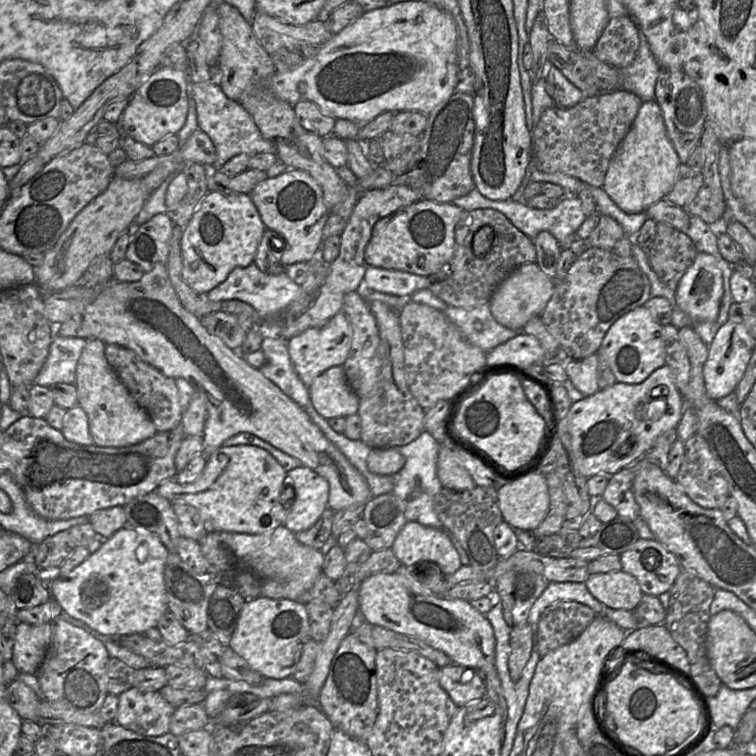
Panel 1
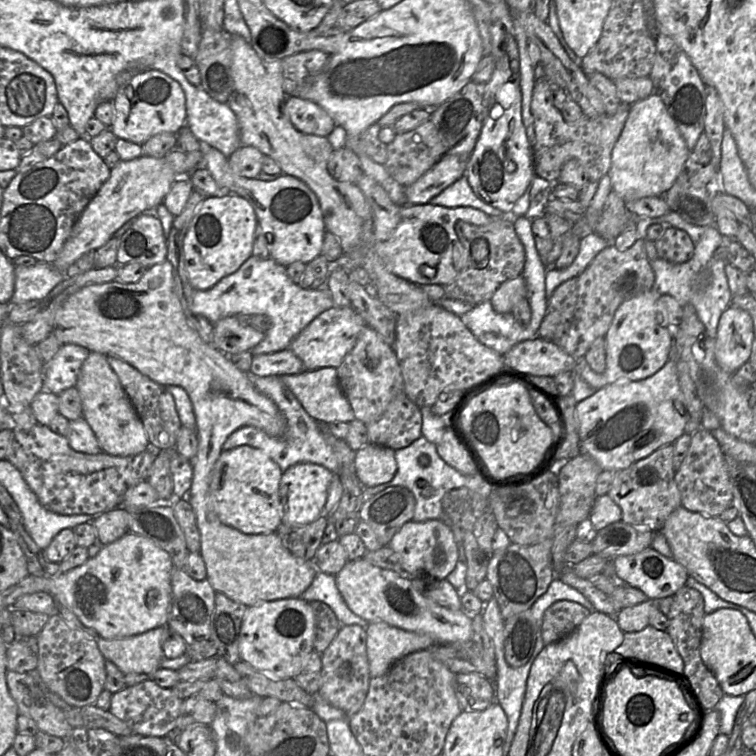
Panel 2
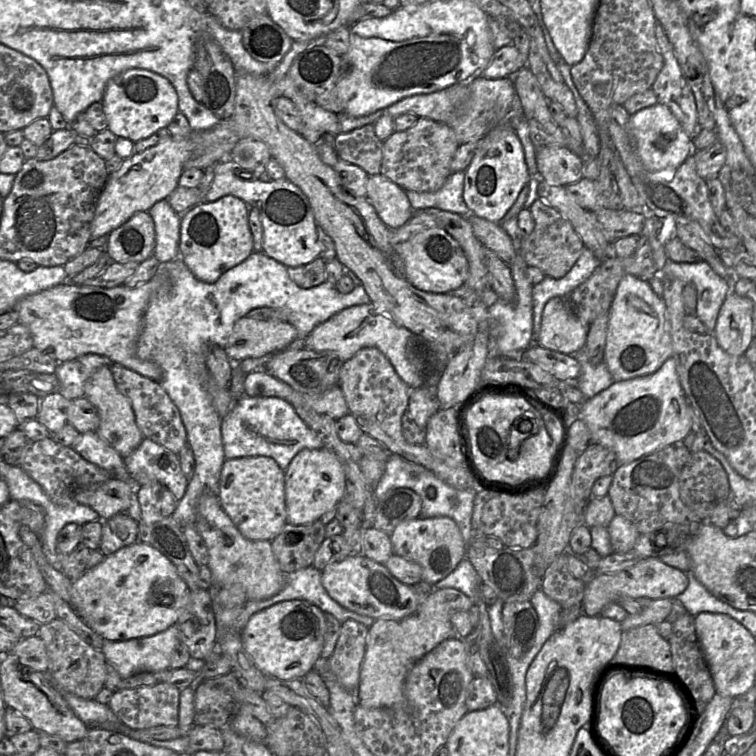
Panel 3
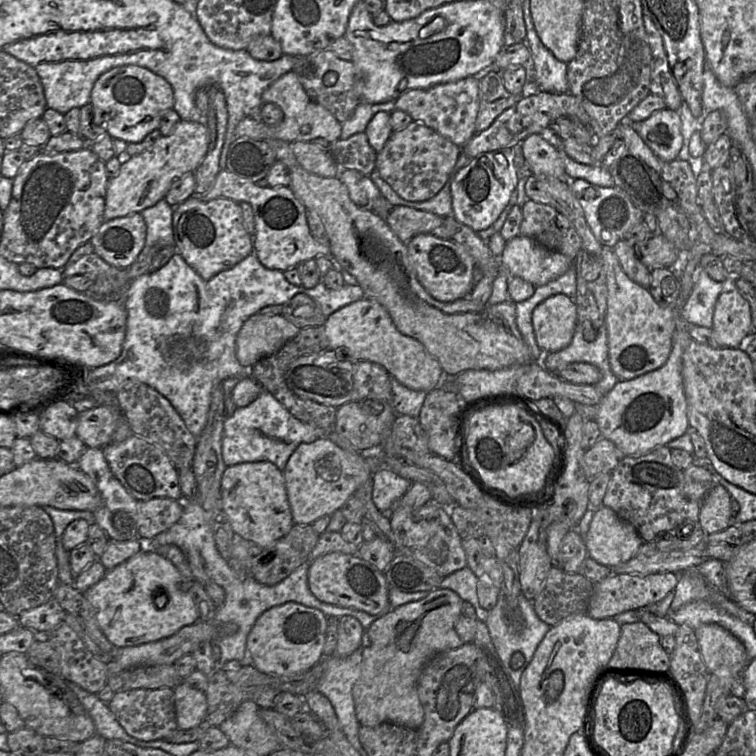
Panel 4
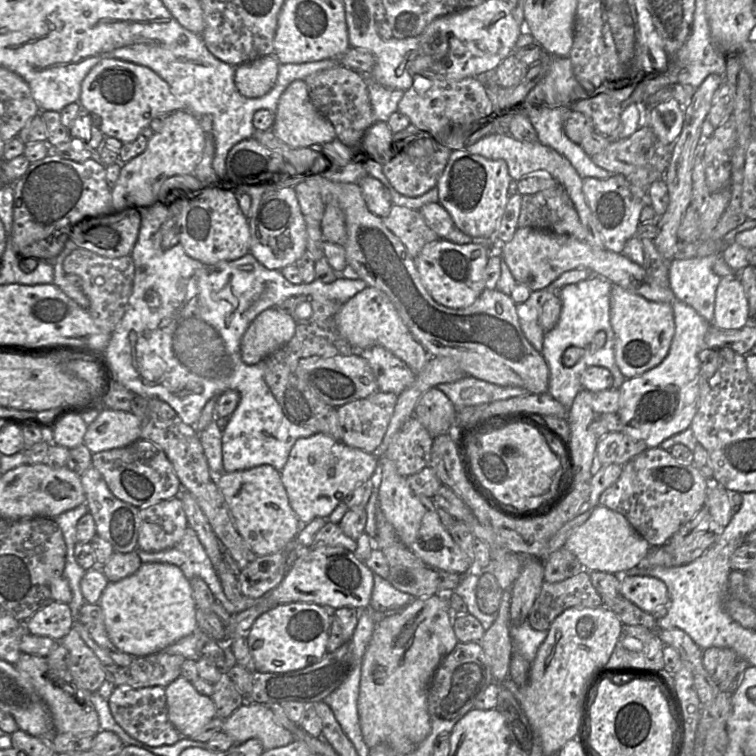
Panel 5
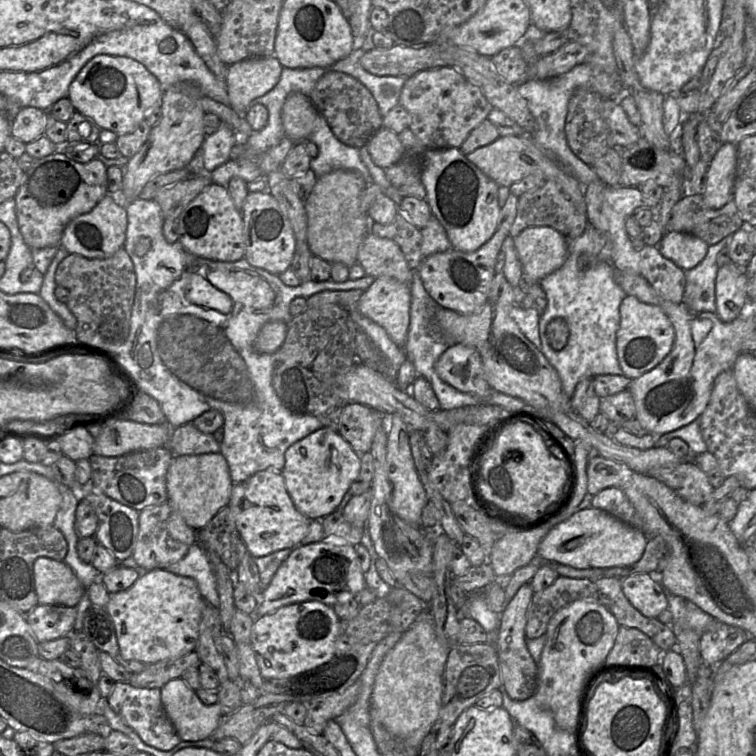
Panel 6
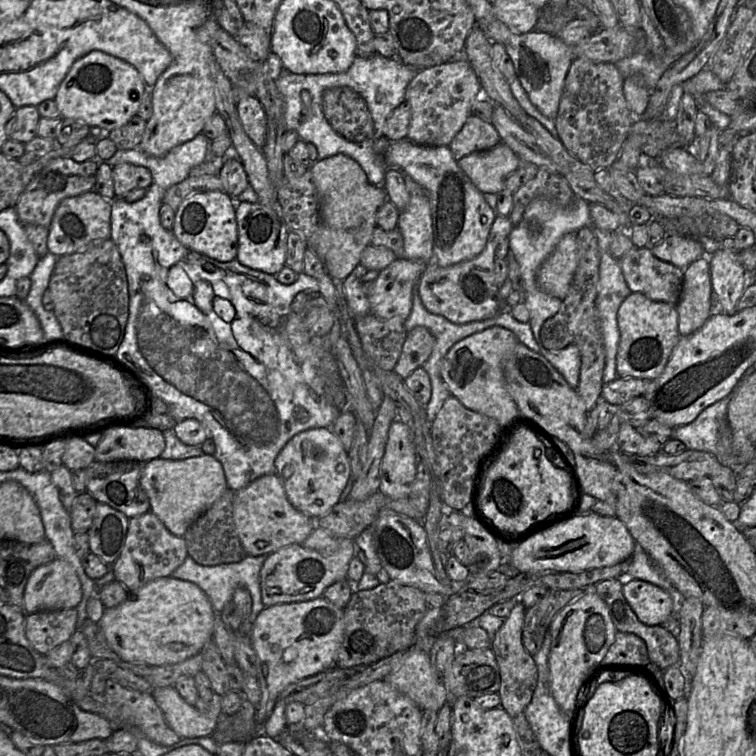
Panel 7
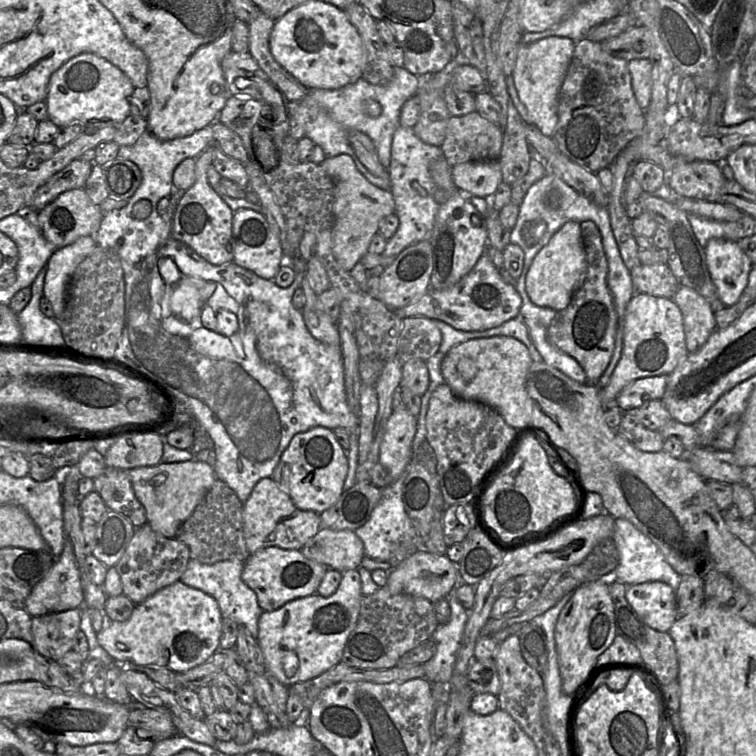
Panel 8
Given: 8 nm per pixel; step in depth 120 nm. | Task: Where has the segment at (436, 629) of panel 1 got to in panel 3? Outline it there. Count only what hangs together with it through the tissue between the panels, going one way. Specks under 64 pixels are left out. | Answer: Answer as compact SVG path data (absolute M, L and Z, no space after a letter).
M352 554L328 564L321 571L321 583L329 596L342 607L375 620L404 619L418 609L422 600L413 587L398 581L383 564L361 554Z

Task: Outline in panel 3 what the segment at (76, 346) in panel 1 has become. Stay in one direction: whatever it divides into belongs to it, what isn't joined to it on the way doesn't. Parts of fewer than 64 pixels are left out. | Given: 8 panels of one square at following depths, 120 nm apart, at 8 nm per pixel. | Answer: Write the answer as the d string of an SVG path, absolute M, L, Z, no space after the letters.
M86 354L71 361L58 364L54 375L59 382L58 392L72 401L84 397L84 385L90 376L101 366L113 363L107 357L97 354Z

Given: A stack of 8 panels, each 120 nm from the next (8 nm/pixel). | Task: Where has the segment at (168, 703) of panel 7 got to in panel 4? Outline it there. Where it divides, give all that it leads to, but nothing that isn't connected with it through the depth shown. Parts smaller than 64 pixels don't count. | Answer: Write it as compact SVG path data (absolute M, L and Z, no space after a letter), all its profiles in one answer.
M181 681L174 688L174 704L176 723L180 730L192 729L205 719L207 699L204 691Z

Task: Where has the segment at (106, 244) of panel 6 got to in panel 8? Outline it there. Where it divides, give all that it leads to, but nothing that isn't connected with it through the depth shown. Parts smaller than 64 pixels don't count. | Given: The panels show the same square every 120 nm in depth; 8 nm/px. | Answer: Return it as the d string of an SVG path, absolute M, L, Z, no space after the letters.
M84 188L62 192L51 203L38 211L41 232L57 249L67 246L83 236L94 236L103 219L99 205L94 204Z

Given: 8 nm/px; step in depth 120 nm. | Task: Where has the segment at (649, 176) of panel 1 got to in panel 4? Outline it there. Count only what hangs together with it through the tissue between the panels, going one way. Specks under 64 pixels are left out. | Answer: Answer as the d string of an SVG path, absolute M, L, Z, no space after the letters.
M664 108L643 121L630 123L643 142L662 161L674 161L685 156L679 112Z

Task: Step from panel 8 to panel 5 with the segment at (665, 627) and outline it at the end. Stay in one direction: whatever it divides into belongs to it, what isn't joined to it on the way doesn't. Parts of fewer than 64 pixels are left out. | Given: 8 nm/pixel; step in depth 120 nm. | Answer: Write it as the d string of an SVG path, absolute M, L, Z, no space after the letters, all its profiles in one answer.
M623 575L621 593L646 613L653 613L659 606L669 602L666 584L652 576Z

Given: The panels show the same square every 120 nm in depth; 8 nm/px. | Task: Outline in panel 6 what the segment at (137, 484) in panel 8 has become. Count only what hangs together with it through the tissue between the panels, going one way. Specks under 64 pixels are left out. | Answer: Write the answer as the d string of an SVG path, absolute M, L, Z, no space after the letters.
M220 453L174 456L166 473L168 501L194 530L204 527L229 502L232 481Z

